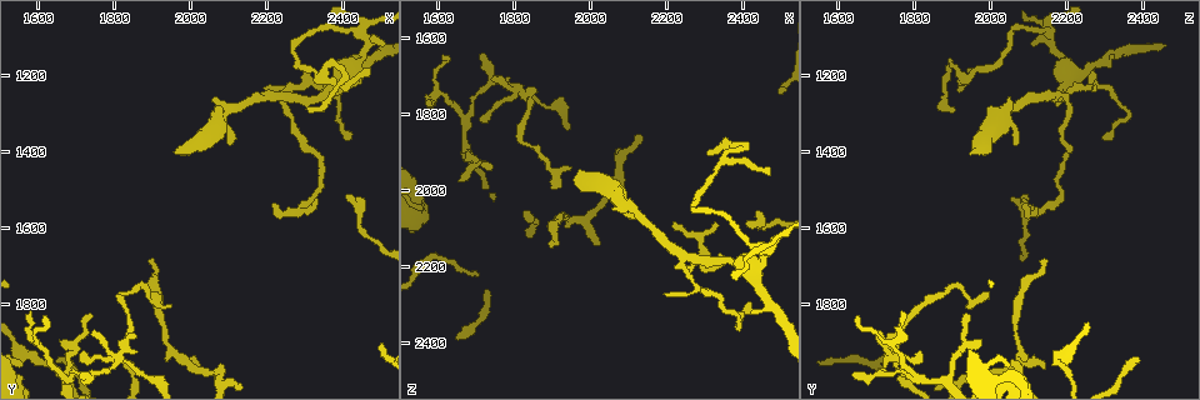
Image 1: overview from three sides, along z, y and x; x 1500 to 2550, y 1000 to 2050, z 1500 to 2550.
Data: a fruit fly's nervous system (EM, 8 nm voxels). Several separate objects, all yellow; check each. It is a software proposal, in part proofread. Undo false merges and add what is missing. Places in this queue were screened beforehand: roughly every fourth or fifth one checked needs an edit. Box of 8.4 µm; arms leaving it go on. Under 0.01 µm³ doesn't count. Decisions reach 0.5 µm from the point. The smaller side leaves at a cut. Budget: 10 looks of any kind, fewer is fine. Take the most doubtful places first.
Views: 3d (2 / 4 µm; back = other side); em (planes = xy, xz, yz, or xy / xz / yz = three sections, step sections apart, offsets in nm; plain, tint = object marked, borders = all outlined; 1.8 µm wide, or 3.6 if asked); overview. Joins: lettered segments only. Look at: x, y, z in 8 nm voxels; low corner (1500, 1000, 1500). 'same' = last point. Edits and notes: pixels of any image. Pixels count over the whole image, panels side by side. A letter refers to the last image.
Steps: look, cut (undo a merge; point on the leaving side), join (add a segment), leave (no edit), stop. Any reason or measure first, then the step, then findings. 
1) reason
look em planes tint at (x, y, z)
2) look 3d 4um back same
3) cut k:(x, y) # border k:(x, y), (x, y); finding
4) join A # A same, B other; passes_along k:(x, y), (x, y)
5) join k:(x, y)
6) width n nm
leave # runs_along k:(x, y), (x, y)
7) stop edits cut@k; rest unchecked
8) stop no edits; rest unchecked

sudden change in width
look em xz step 16 borders at (2265, 1255, 2170)

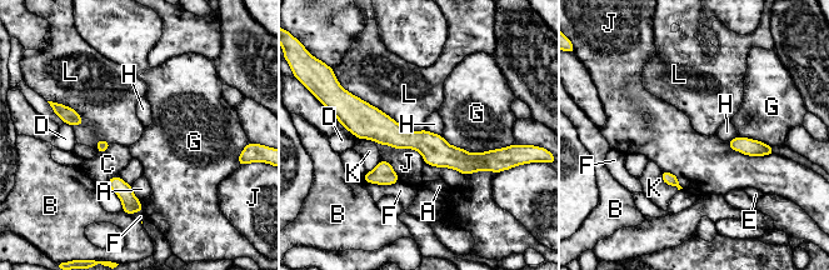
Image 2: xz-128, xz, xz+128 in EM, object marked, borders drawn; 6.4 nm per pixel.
leave # A other, B other, C other, D other, E other, F other, G other, H other, J other, K other, L other; runs_along 2:(346, 119), (443, 155), (492, 156); all the same neuron

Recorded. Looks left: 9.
look 3d 2um at (2445, 1090, 2150)

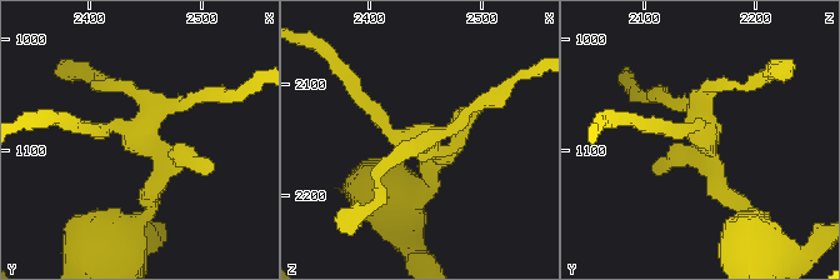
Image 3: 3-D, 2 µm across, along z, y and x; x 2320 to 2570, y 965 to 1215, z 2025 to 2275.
now the EM
look em xz step 8 tint at (2446, 1088, 2150)

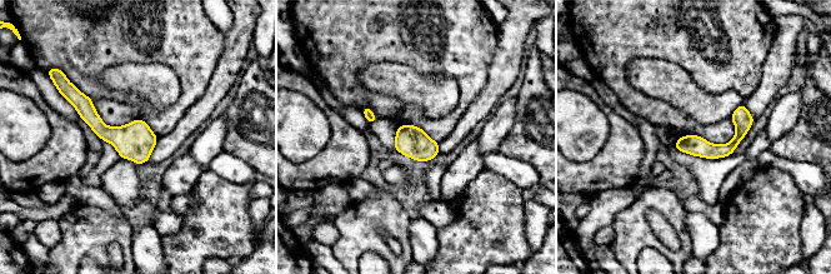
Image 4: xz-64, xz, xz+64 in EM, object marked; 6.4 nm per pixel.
look em yz step 16 borders same

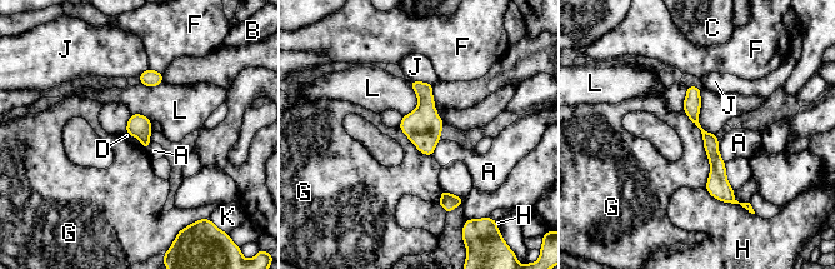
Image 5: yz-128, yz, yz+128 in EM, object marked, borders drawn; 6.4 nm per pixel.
width 100 nm
leave # A other, B other, C other, D other, F other, G other, H other, J other, K other, L other; border 5:(683, 110), (701, 134), (705, 187); all the same neuron

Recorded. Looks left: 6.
tapers out
look em yz step 4 borders at (2335, 1520, 2085)

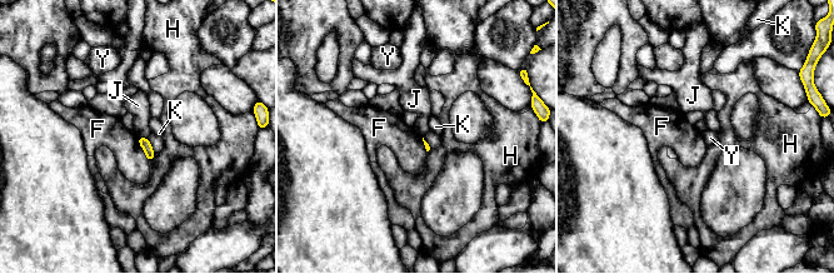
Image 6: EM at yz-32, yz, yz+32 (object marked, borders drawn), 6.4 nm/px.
longest_contact F 180 nm
leave # F other, H other, J other, K other, Y other; no lettered segment goes on from it

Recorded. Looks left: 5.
an open end
look em yz step 16 tint at (1620, 1825, 1655)

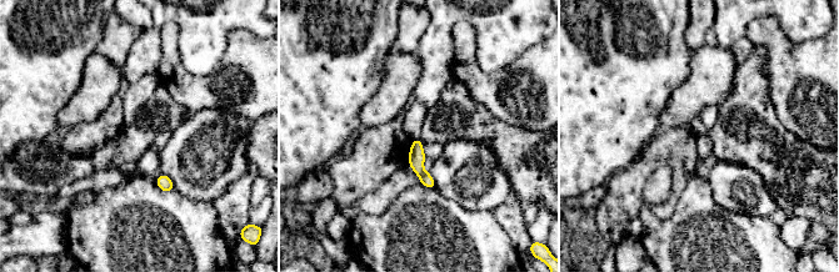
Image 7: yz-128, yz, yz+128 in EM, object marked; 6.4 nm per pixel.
what lies round it
look em yz step 16 borders same

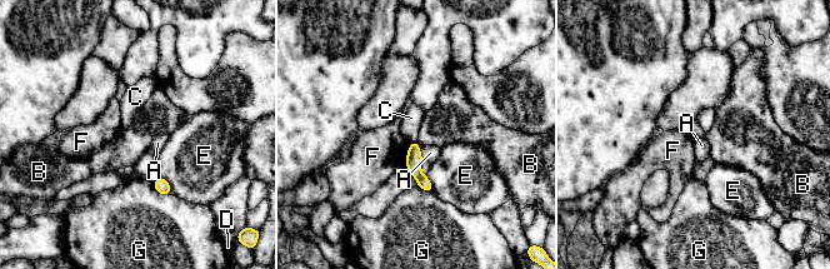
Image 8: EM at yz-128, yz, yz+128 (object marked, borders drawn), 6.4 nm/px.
width 110 nm; longest_contact F 160 nm
leave # A other, B other, C other, D other, E other, F other, G other; none of them fits

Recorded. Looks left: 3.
stop no edits; rest unchecked

